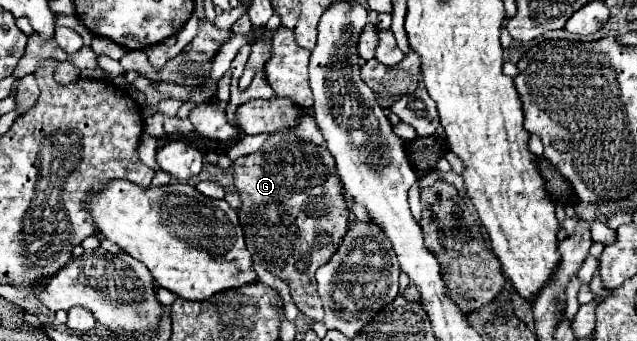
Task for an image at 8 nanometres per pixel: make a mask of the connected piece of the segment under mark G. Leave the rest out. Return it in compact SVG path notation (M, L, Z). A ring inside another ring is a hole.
M272 134L264 146L248 156L240 156L234 162L234 184L242 198L240 224L246 236L246 248L254 262L260 262L274 276L284 280L292 292L298 310L312 318L322 320L324 308L316 292L316 270L324 266L338 250L342 238L348 232L348 212L342 200L342 184L334 168L334 158L326 148L314 148L294 136Z

